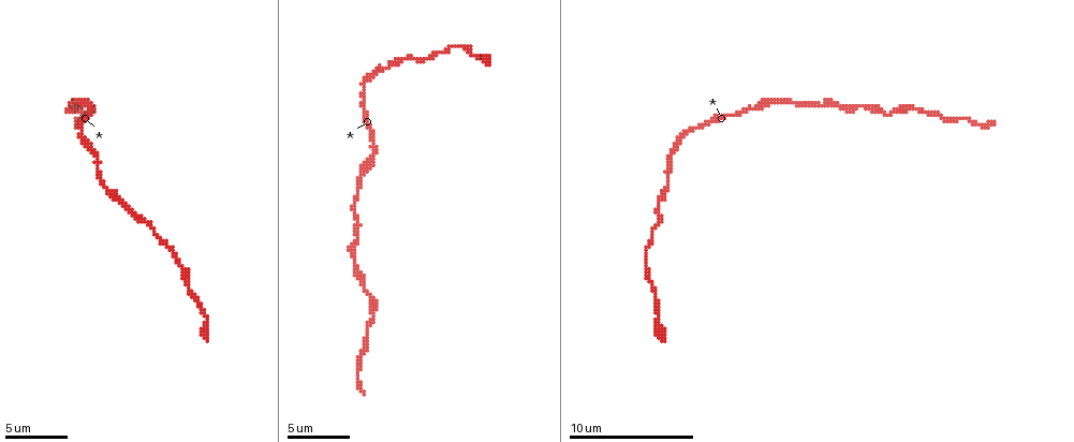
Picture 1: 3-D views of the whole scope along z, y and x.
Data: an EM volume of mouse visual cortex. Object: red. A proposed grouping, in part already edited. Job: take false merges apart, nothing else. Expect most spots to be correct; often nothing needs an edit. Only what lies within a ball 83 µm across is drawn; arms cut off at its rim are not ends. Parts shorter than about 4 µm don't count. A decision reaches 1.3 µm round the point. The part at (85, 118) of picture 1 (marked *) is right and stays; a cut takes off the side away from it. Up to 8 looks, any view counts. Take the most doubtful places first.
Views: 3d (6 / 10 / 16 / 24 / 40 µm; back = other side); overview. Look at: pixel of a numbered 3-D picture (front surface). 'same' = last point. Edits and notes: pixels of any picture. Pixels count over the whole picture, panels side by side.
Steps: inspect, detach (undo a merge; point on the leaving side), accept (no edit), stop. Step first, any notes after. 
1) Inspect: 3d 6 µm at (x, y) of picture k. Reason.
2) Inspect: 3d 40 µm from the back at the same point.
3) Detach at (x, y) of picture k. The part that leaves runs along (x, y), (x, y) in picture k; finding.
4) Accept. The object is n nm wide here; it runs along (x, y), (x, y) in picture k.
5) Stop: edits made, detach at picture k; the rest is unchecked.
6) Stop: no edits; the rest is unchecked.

Inspect: 3d 16 µm at (83, 114) of picture 1. Thin neck.

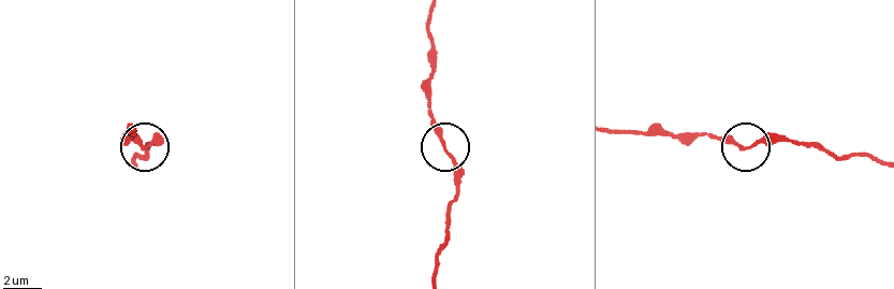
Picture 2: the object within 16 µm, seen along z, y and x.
Accept. The object is 150 nm wide here; continuous, no second neuron.

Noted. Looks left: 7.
Inspect: 3d 16 µm at (104, 183) of picture 1. Thick turns thin.

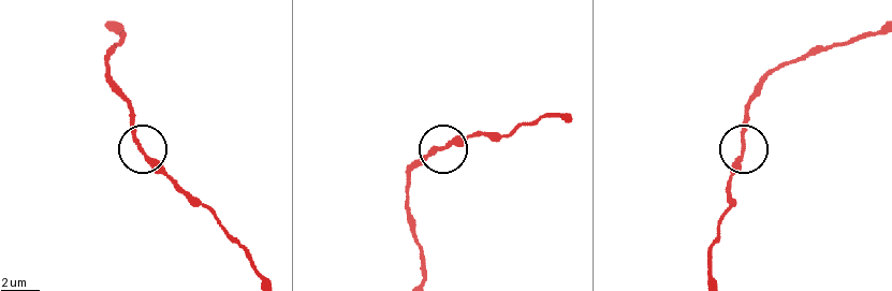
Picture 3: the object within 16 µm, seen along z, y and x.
Accept. It runs along (413, 229), (408, 206), (411, 170), (433, 149), (484, 134) in picture 3; continuous, no second neuron.

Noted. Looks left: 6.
Inspect: 3d 16 µm at (187, 285) of picture 1. Thick turns thin.

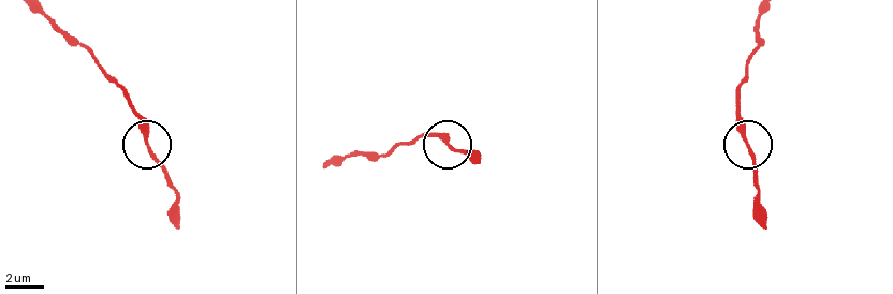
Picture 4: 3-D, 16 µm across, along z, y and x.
Inspect: 3d 6 µm at (446, 144) of picture 4.

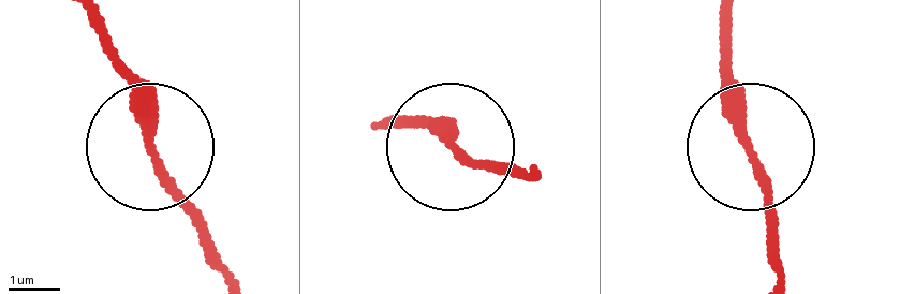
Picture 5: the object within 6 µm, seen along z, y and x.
Accept. It runs along (726, 21), (773, 248) in picture 5; all the same neuron.

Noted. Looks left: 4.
Inspect: 3d 10 µm at (779, 100) of picture 1. Calibre changes.

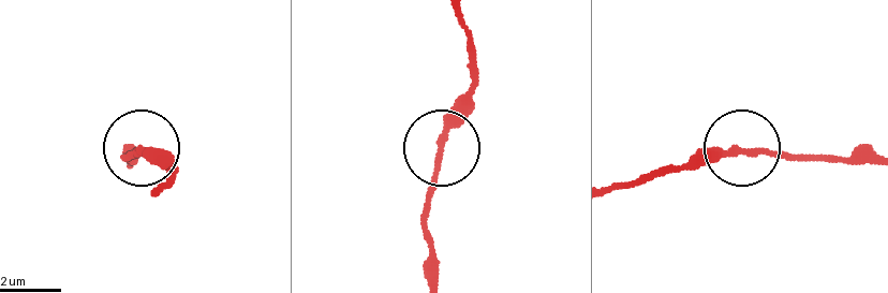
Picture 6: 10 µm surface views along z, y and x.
Accept. It runs along (462, 22), (472, 98), (442, 151), (426, 242) in picture 6; all the same neuron.

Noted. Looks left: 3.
Stop: no edits; the rest is unchecked.

